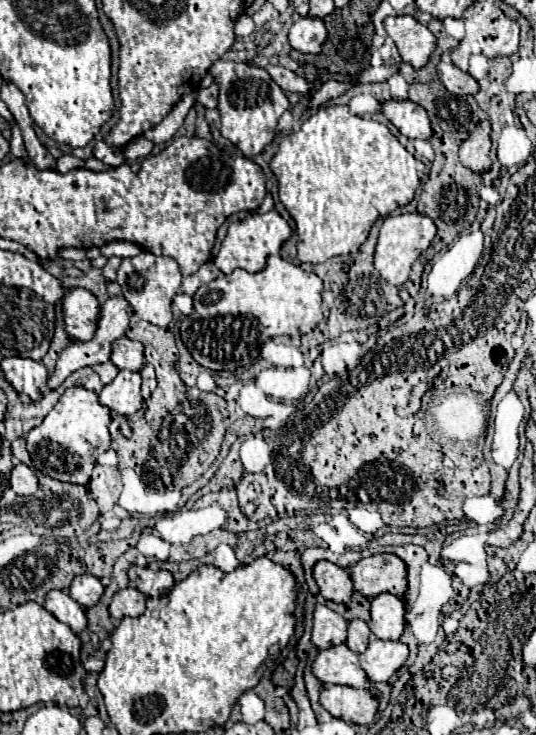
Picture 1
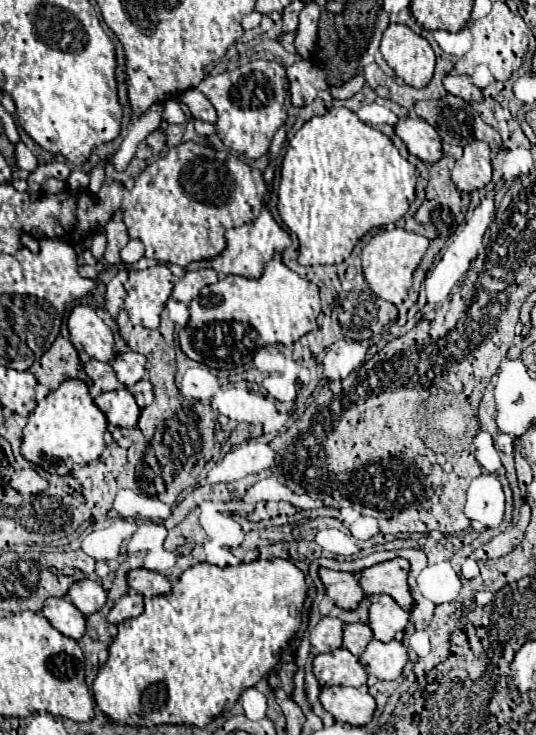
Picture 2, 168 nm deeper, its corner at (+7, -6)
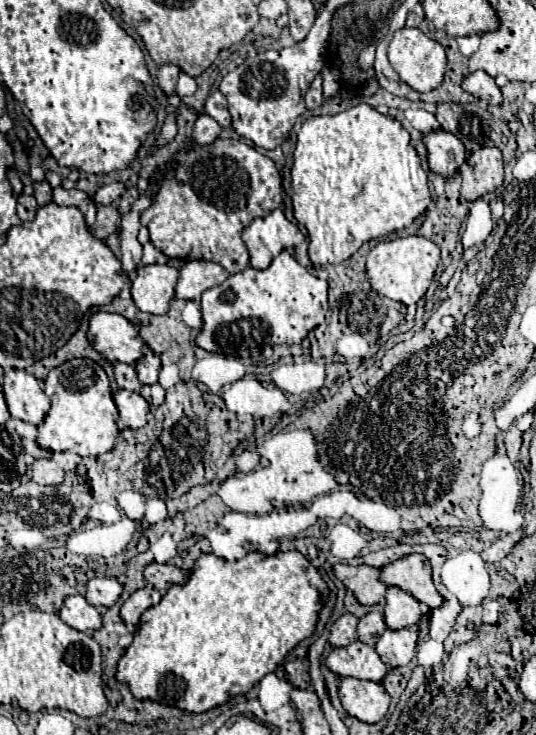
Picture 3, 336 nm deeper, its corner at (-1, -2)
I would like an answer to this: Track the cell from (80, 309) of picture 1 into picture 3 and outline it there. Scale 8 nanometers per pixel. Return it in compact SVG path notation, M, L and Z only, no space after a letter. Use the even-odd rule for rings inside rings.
M99 311L89 321L89 343L93 345L95 351L105 355L111 363L121 361L121 363L135 365L143 357L143 339L139 335L139 329L141 329L141 323L131 323L117 313Z

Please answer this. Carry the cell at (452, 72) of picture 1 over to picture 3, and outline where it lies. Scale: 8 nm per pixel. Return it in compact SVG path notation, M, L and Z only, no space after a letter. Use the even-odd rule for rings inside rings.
M475 71L469 73L463 79L463 89L471 95L475 95L477 99L489 103L489 105L501 105L503 97L501 97L501 89L497 87L495 79L491 75L487 75L485 71Z

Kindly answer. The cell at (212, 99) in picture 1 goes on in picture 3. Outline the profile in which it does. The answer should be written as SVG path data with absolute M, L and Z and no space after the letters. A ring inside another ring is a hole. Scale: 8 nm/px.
M215 91L207 97L205 101L205 113L211 115L221 127L229 127L231 125L231 115L227 111L227 99L223 97L221 91Z

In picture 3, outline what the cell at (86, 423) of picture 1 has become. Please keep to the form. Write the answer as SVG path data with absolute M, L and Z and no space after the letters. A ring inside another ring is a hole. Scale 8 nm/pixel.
M77 357L51 369L45 377L45 393L51 399L51 409L37 427L37 443L51 451L73 451L81 457L101 455L113 449L119 435L119 411L115 407L111 385L105 369L93 359Z

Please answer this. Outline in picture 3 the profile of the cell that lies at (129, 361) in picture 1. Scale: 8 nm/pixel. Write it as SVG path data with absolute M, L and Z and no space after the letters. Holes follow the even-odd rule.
M145 353L145 355L137 361L135 369L137 369L139 381L141 381L143 385L153 385L153 383L157 383L157 375L159 375L159 371L161 371L161 361L159 361L159 357L157 357L155 353Z

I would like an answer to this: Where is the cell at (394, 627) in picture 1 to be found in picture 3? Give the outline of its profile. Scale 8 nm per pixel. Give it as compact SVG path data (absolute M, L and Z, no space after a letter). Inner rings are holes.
M389 587L385 597L385 623L389 629L417 625L421 619L421 603L399 587Z

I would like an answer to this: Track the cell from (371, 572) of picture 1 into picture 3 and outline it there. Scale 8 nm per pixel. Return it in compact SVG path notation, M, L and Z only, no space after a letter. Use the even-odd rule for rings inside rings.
M407 555L399 561L393 561L391 565L381 569L381 581L385 585L401 587L403 591L411 593L417 601L429 605L431 609L437 609L443 605L443 597L433 585L431 579L431 563L423 555Z

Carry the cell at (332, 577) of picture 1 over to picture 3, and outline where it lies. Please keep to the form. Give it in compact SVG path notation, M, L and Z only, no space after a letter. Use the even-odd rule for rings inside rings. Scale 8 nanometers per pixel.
M337 563L337 565L333 565L333 571L335 571L337 579L343 581L343 585L349 591L355 593L355 597L361 605L375 605L375 603L385 601L387 585L379 579L381 569L369 567L369 565L351 567L351 565Z

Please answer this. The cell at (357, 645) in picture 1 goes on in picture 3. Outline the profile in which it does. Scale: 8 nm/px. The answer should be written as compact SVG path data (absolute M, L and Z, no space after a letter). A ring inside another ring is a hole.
M373 611L373 613L367 613L365 617L359 619L359 641L363 641L363 643L373 647L383 631L385 631L383 613Z

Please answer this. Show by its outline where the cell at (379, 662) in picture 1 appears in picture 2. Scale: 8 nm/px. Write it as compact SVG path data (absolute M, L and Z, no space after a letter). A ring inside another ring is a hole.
M373 639L359 659L369 675L379 681L391 681L401 675L407 663L407 651L399 641L381 643Z

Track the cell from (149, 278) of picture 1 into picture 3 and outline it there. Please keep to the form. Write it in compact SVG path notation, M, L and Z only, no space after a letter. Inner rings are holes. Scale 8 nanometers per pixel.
M145 265L137 269L137 279L131 287L135 305L145 313L165 315L175 295L177 279L179 271L171 265Z

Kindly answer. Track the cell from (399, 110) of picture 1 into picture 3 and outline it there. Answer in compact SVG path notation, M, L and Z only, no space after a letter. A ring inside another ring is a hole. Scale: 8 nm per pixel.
M429 133L423 143L429 151L429 169L445 179L453 177L455 169L459 169L467 159L465 145L453 133Z

